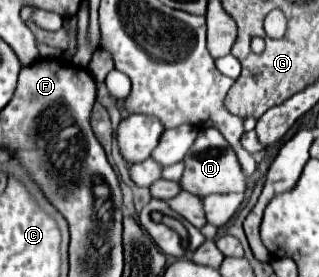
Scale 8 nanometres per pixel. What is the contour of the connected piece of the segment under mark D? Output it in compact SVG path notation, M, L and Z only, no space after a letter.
M201 129L197 135L197 141L191 145L183 163L185 163L185 171L183 171L183 177L179 179L179 185L181 189L197 197L207 197L211 193L243 193L245 191L245 175L239 167L239 161L217 129Z

